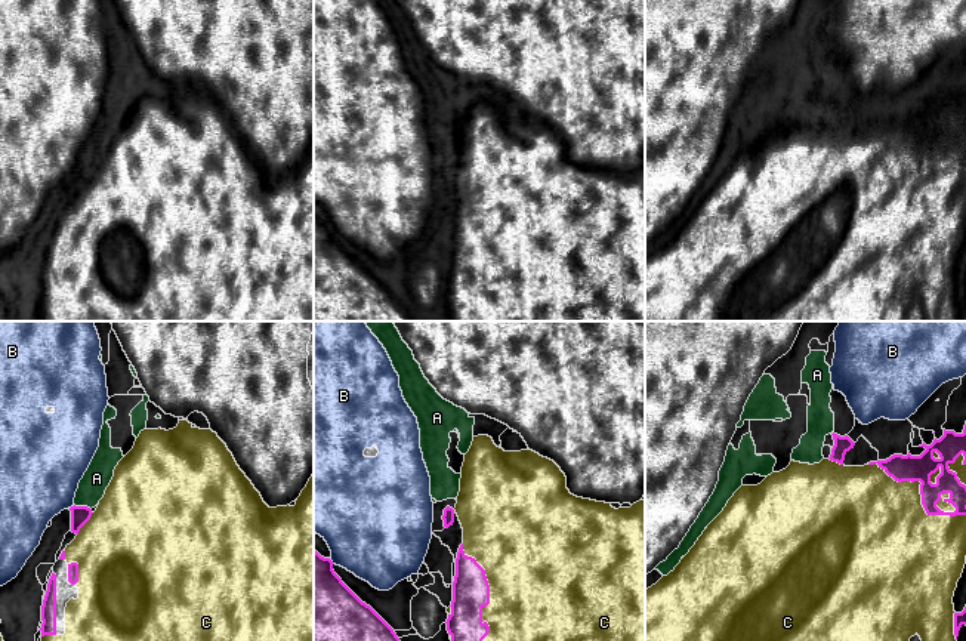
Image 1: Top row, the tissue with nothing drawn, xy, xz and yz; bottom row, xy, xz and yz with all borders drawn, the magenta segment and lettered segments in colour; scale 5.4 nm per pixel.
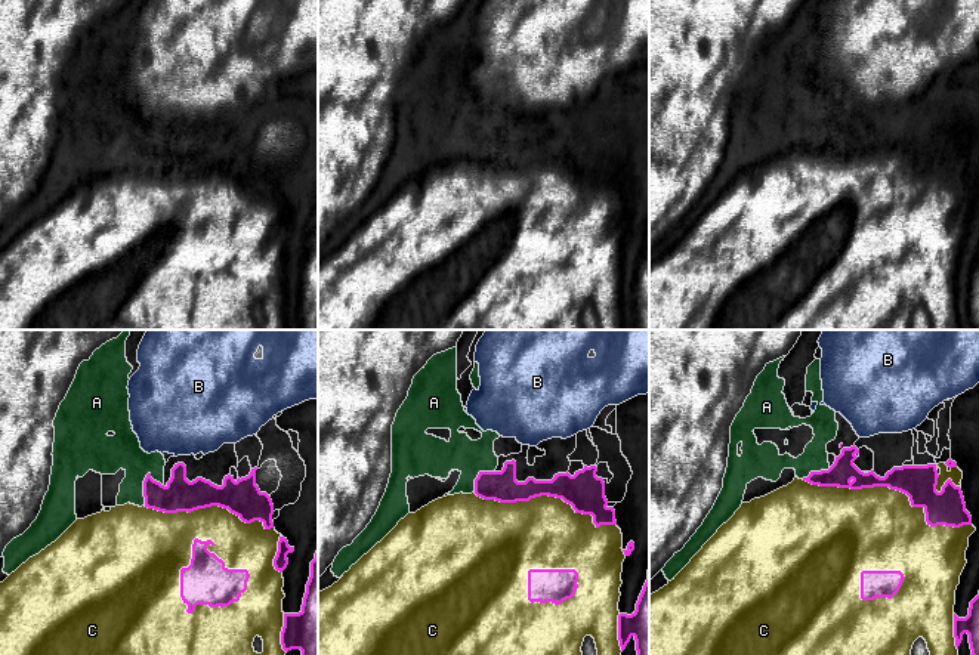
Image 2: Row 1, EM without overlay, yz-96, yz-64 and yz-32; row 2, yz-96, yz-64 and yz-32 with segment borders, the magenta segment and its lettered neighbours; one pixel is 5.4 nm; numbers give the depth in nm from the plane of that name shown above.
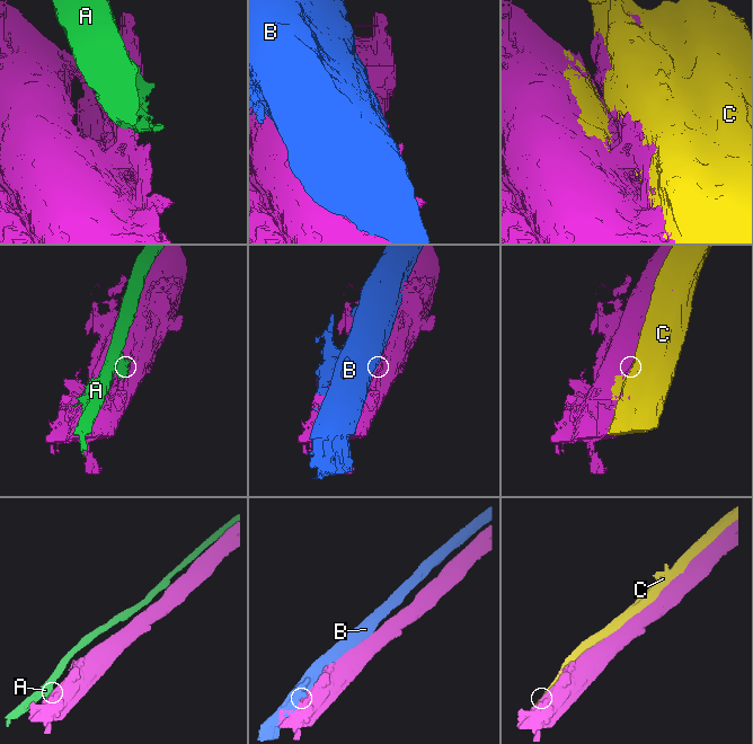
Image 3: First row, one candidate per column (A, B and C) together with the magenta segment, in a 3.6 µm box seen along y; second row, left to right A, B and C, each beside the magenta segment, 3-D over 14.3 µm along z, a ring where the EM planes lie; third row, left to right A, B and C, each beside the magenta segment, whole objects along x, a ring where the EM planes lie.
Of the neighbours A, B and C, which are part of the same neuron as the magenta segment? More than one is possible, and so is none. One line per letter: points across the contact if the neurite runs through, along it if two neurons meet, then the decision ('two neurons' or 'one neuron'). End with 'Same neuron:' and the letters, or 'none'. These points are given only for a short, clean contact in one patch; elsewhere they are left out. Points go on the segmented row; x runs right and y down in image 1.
A: border xy (74, 504), (90, 509); two neurons
B: two neurons
C: two neurons
Same neuron: none

